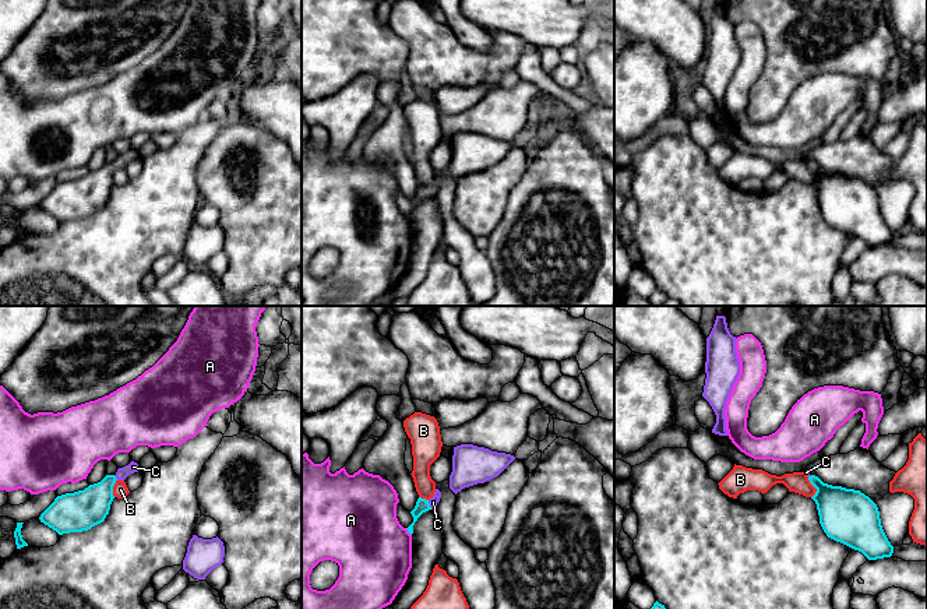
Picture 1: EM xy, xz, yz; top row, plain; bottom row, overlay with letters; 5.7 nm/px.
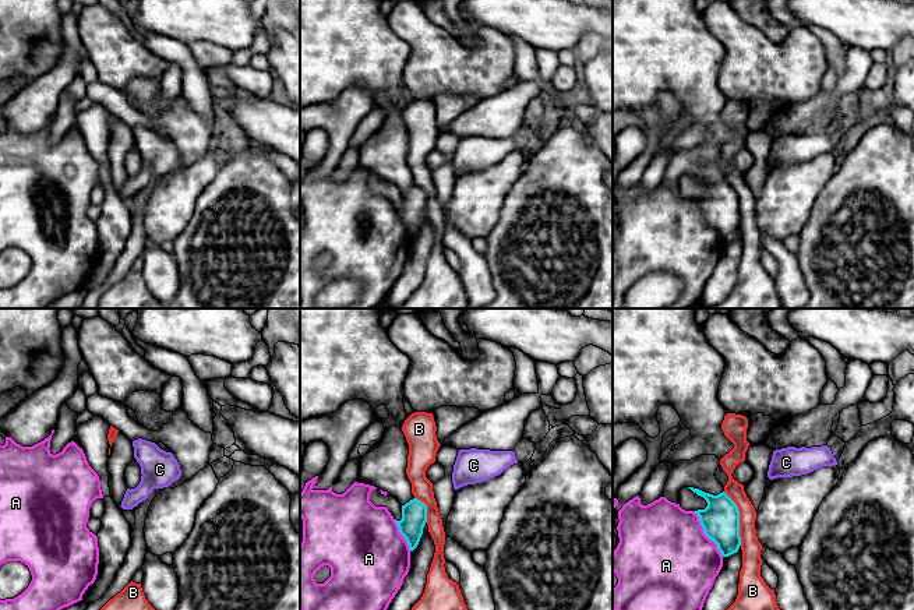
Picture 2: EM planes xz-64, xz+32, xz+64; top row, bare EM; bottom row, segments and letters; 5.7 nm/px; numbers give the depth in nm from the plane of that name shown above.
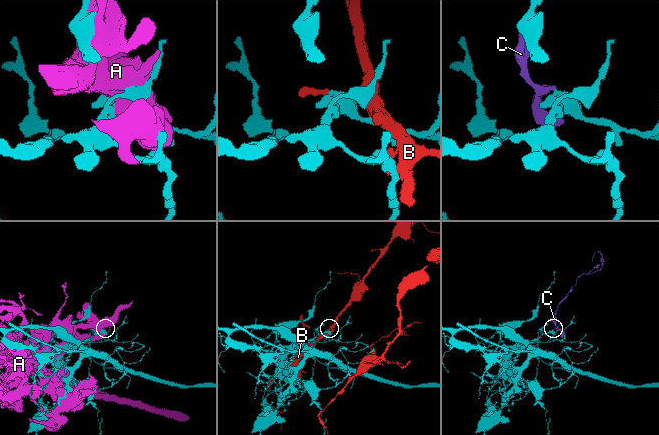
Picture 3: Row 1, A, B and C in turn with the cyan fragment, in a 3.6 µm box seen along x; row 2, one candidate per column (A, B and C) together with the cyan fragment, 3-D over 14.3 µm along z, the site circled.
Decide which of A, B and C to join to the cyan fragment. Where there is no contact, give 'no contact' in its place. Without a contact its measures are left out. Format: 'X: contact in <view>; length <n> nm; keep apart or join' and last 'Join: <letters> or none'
A: contact in xz; length 60 nm; keep apart
B: contact in yz; length 130 nm; keep apart
C: contact in xz; length 50 nm; join
Join: C

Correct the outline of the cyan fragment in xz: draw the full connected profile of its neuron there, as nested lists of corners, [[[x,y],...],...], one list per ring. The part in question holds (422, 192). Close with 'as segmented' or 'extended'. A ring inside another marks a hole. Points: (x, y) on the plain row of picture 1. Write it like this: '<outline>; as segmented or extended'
[[[436,176],[434,183],[430,187],[422,184],[417,186],[415,196],[410,198],[413,204],[413,210],[406,215],[410,222],[413,221],[413,212],[417,208],[417,205],[423,200],[436,196],[437,190],[440,189],[440,184],[441,184],[441,179]]]; extended

